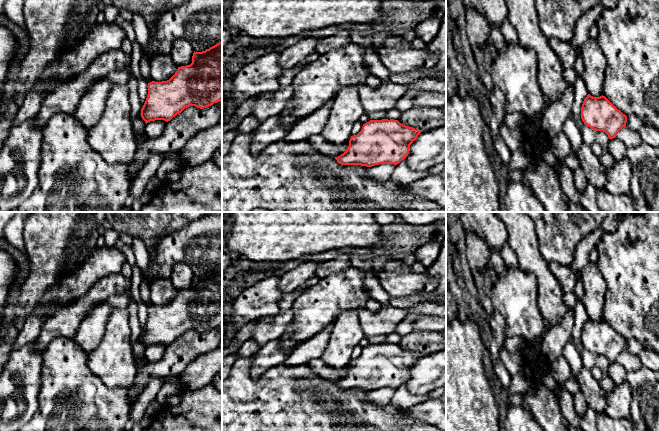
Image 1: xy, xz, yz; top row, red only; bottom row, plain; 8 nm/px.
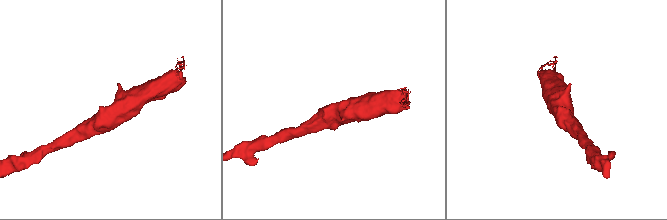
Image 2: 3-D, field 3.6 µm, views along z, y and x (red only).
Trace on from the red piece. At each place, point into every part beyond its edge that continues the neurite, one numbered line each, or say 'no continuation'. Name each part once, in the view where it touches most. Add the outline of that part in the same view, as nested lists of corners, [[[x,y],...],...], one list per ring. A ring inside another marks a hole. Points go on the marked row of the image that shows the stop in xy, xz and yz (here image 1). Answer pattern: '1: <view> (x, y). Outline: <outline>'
no continuation

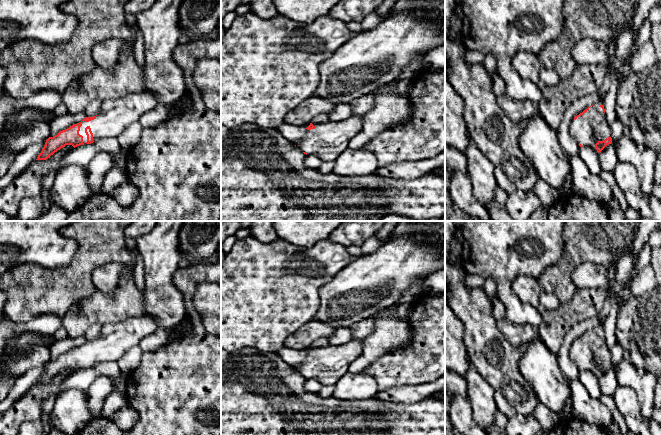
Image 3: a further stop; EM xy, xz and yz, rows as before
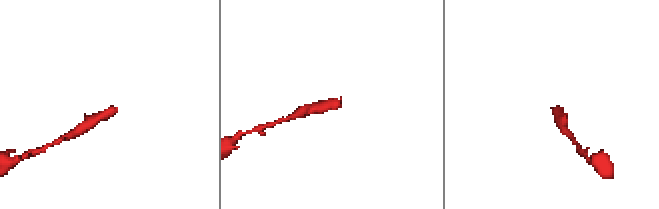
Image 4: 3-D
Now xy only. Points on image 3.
1: xy (115, 115). Outline: [[[151,91],[129,94],[123,98],[107,100],[102,103],[99,114],[94,120],[82,121],[79,134],[83,143],[87,142],[85,128],[89,126],[93,141],[117,136],[132,123],[138,122],[141,115],[158,105],[155,93]]]

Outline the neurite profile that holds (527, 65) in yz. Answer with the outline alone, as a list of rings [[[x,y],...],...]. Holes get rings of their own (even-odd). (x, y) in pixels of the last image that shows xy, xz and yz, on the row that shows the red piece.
[[[520,52],[514,57],[512,66],[523,80],[533,83],[540,90],[546,87],[545,83],[540,78],[543,65],[538,55],[531,52]]]

